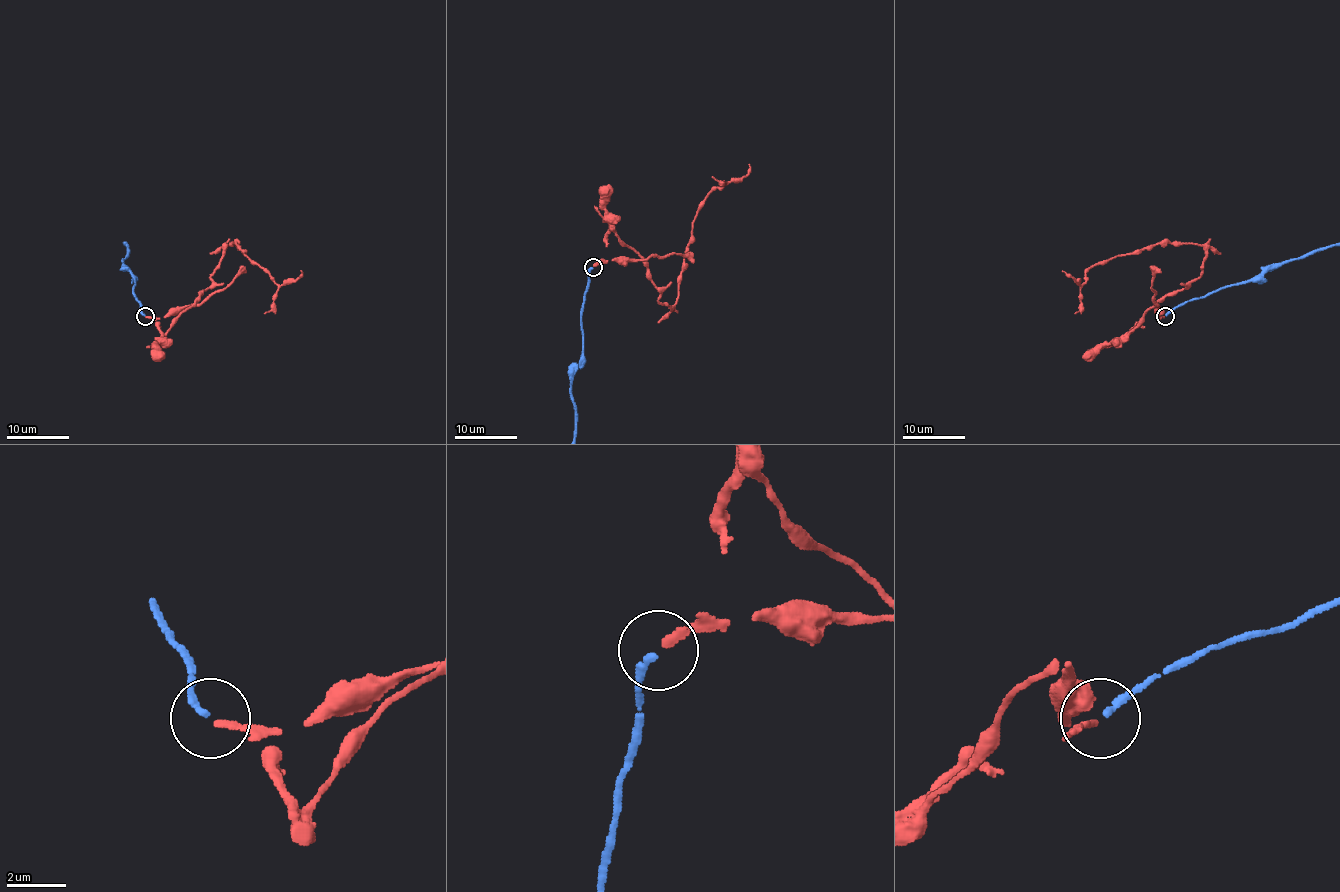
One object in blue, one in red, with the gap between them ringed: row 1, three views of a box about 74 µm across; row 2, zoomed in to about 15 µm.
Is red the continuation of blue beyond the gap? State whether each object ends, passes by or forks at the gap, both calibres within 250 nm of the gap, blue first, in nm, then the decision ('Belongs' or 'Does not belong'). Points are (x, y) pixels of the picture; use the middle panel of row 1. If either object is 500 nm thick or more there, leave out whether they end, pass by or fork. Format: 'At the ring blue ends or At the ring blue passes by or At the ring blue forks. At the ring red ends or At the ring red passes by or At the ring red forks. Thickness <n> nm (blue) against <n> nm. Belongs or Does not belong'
At the ring blue ends. At the ring red ends. Thickness 240 nm (blue) against 240 nm. Belongs

